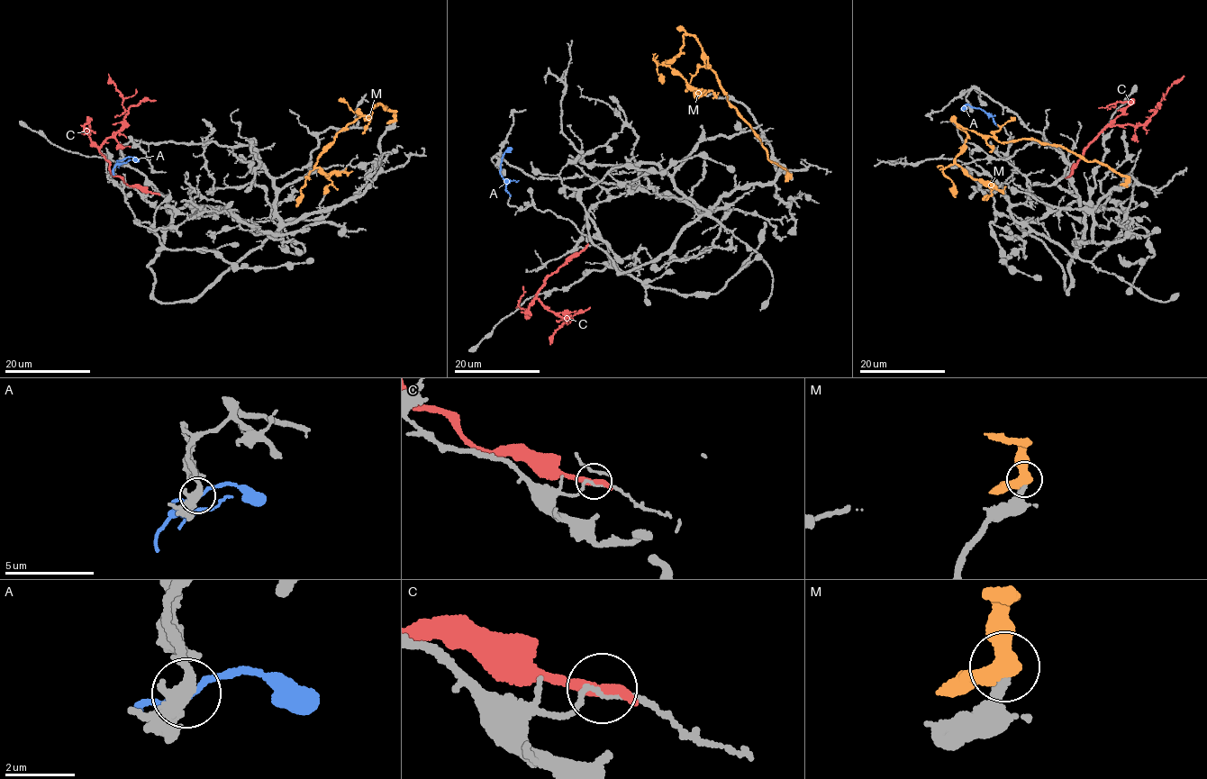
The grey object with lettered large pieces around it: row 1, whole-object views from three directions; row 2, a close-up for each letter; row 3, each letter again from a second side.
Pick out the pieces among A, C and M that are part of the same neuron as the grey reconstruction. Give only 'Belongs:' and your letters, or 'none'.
Belongs: A

